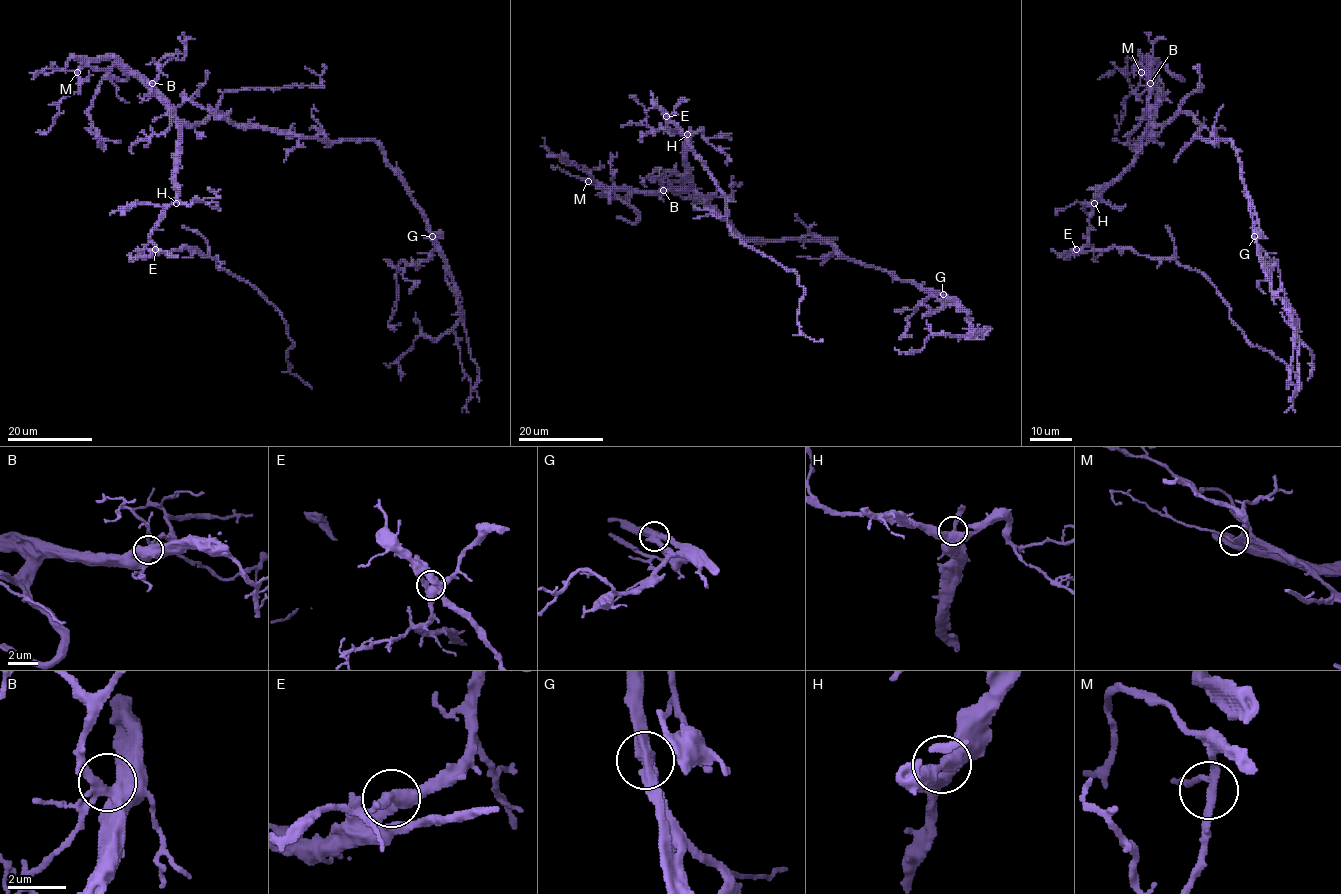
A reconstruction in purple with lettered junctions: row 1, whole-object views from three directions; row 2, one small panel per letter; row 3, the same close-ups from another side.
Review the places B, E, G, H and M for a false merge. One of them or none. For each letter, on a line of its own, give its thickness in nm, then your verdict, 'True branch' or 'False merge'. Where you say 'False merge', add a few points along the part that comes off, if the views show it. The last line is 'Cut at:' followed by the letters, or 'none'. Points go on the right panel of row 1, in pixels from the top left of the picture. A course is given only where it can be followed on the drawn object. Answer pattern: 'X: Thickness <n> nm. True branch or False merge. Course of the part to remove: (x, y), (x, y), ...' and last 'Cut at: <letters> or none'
B: Thickness 360 nm. True branch
E: Thickness 400 nm. True branch
G: Thickness 420 nm. False merge. Course of the part to remove: (1254, 237), (1269, 259), (1270, 262), (1265, 265), (1271, 261), (1276, 264), (1287, 302), (1295, 313), (1298, 325)
H: Thickness 460 nm. True branch
M: Thickness 280 nm. True branch
Cut at: G

